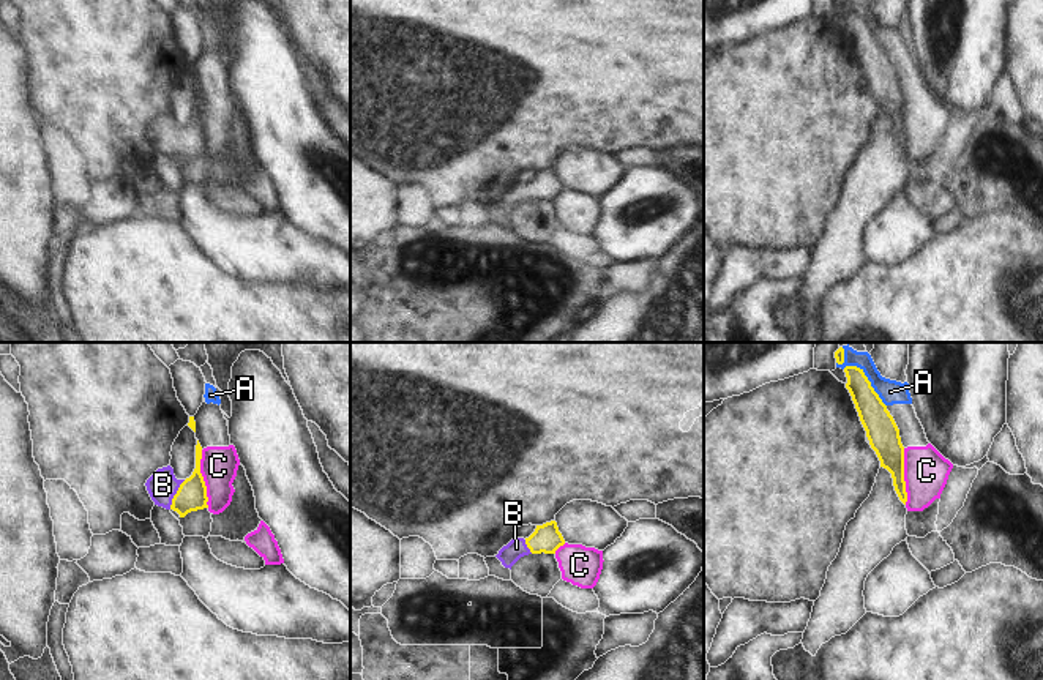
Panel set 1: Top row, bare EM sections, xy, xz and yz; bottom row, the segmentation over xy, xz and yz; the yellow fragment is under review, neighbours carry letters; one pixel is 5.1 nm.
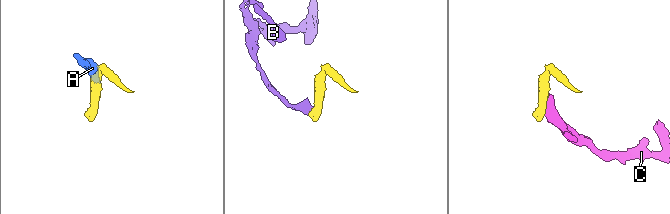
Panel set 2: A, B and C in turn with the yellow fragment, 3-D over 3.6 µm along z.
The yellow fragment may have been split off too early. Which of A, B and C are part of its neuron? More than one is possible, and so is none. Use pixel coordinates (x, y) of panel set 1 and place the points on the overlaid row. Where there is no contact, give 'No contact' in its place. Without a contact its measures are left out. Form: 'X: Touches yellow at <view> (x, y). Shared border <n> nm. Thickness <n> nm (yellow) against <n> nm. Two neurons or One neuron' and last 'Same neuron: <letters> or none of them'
A: Touches yellow at yz (867, 379). Shared border 300 nm. Thickness 160 nm (yellow) against 120 nm. Two neurons
B: Touches yellow at xy (175, 494). Shared border 170 nm. Thickness 160 nm (yellow) against 150 nm. One neuron
C: Touches yellow at xy (202, 478). Shared border 300 nm. Thickness 160 nm (yellow) against 190 nm. Two neurons
Same neuron: B.

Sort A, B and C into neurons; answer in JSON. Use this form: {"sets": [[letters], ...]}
{"sets": [["A", "C"], ["B"]]}

